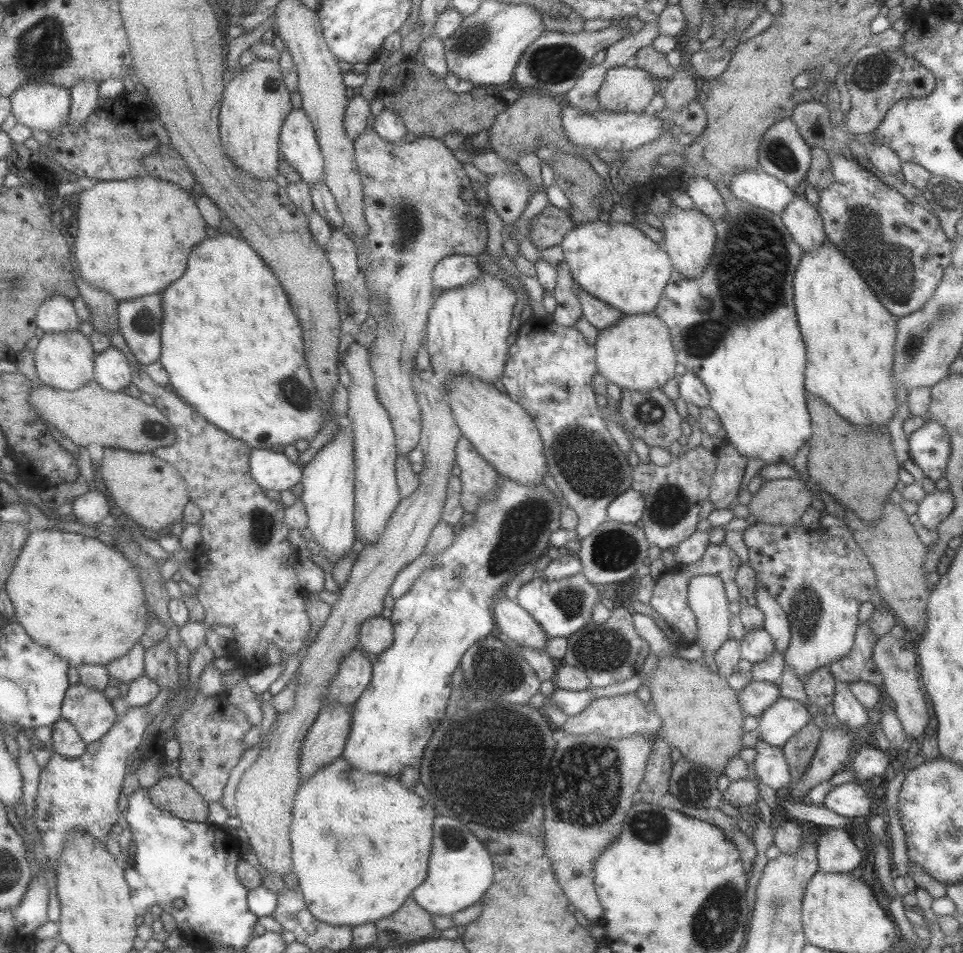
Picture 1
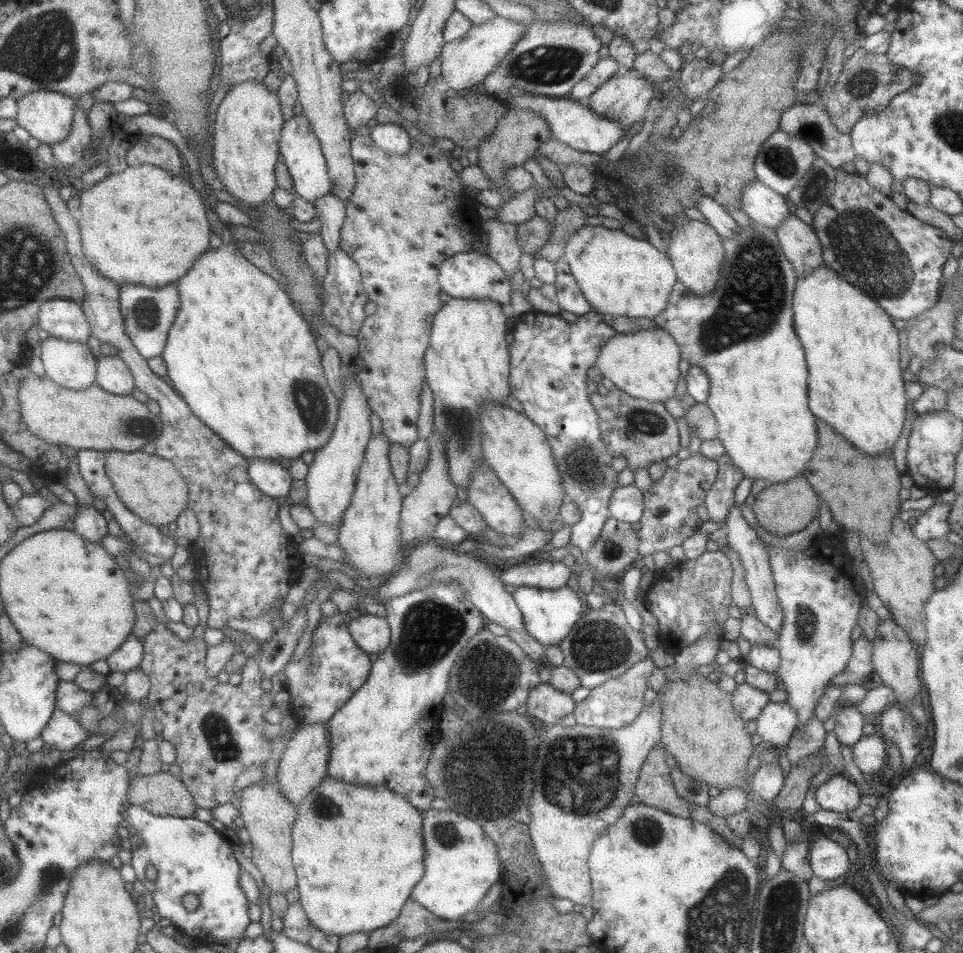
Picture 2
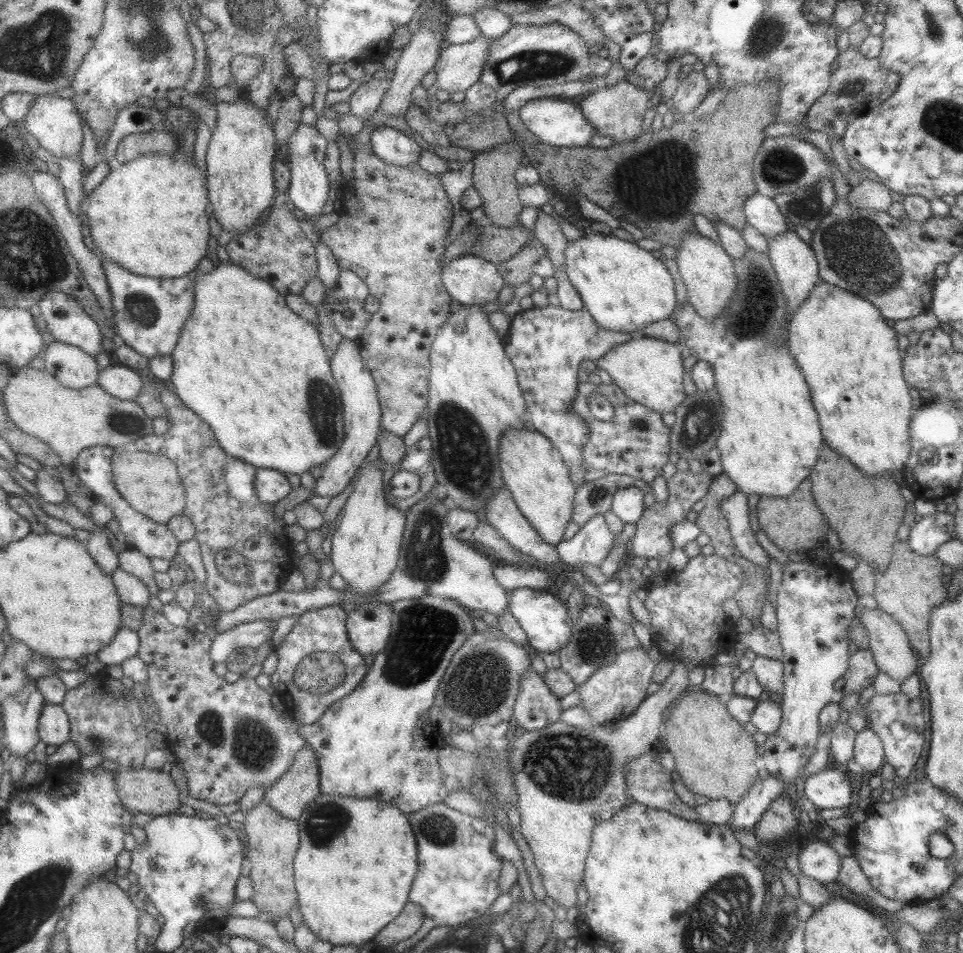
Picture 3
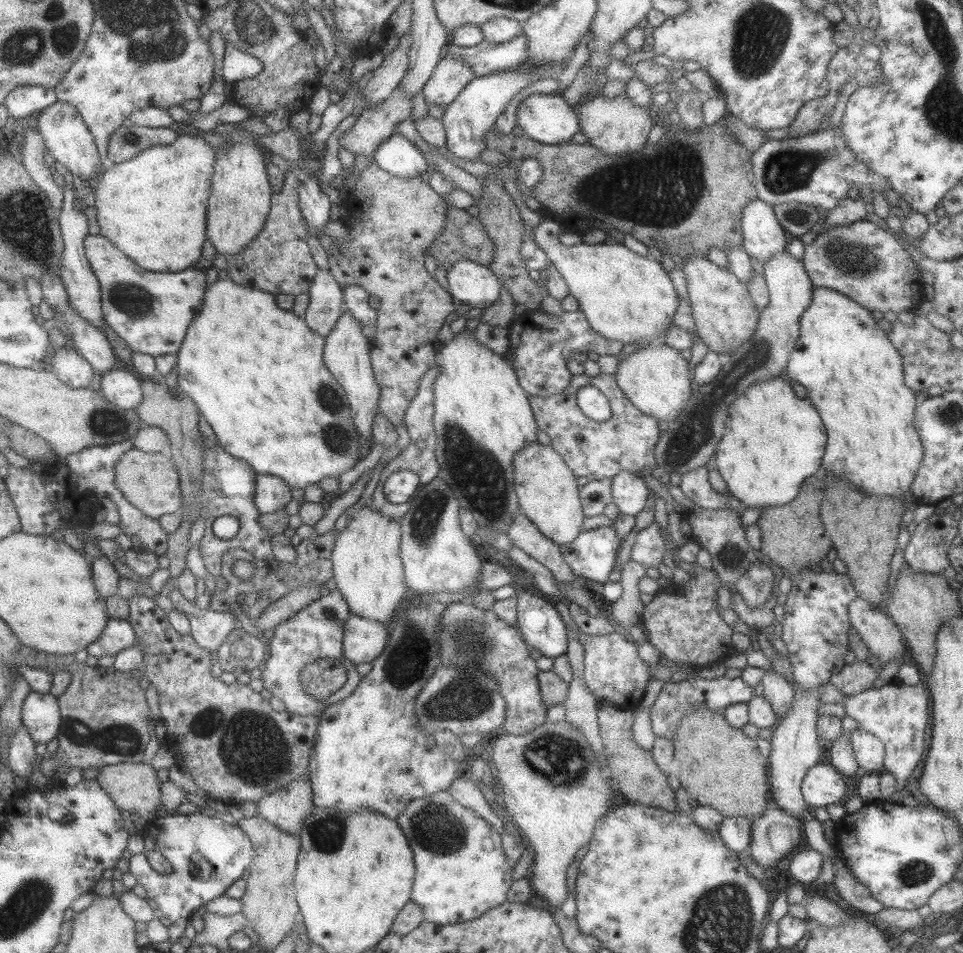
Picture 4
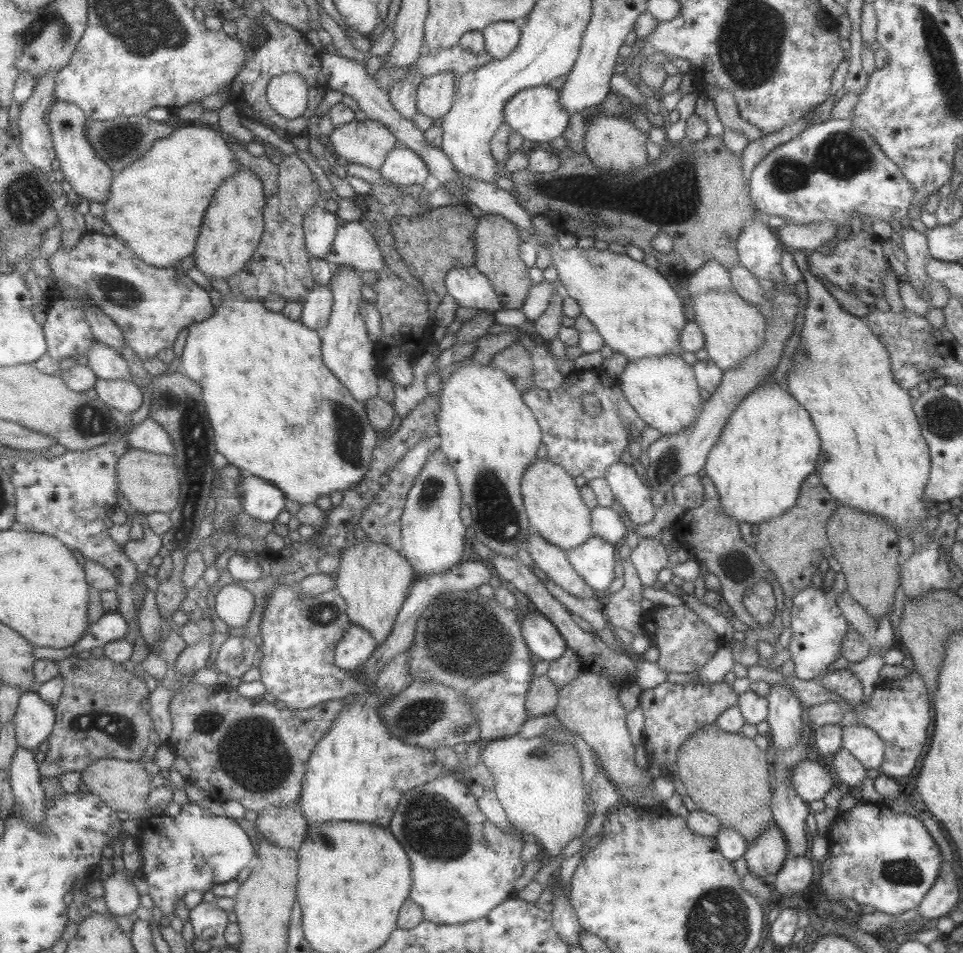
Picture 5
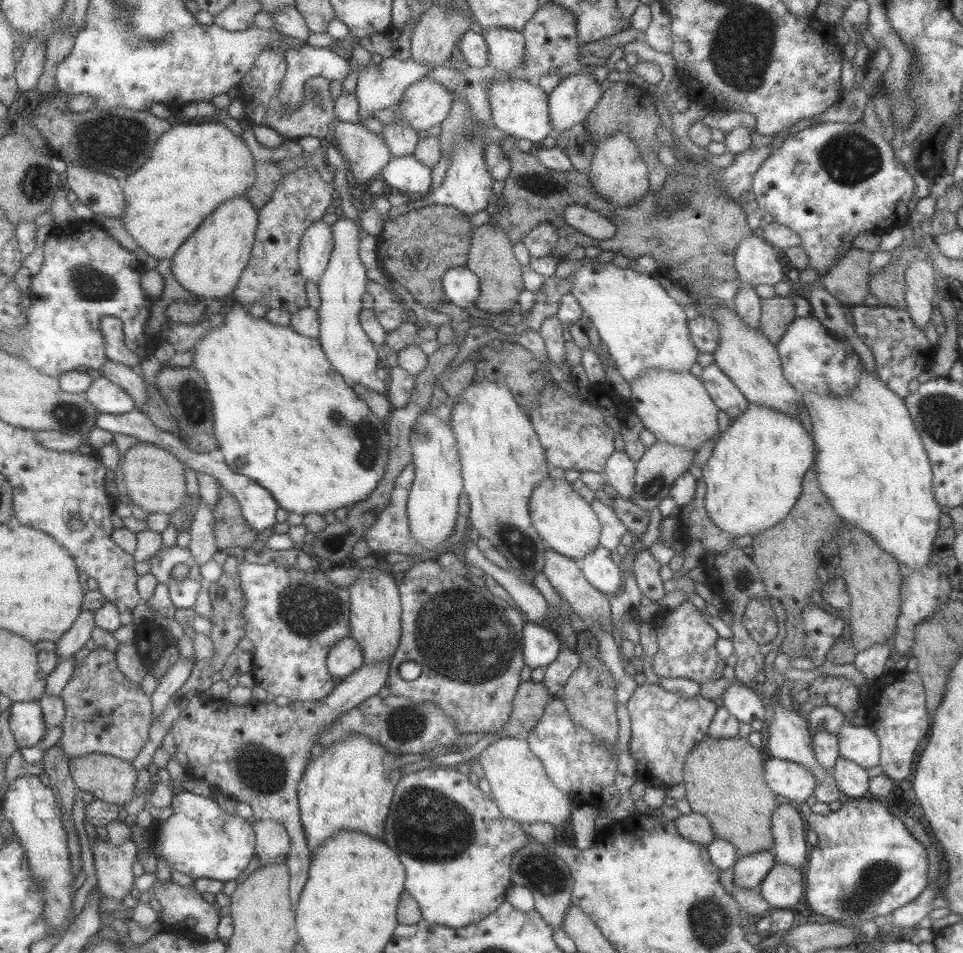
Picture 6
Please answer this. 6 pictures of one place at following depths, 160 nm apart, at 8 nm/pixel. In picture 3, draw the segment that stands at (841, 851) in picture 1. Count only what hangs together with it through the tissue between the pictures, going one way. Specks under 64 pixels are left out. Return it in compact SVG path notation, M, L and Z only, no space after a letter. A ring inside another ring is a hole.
M809 842L797 855L799 870L805 877L821 884L835 881L841 868L840 857L829 845Z

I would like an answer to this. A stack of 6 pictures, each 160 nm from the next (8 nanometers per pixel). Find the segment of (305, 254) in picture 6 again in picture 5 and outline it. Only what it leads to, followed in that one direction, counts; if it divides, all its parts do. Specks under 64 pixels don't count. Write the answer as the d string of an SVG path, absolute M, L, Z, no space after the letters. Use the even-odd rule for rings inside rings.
M316 204L305 213L302 220L304 245L309 256L324 258L330 249L337 226L335 215L325 211L322 204Z

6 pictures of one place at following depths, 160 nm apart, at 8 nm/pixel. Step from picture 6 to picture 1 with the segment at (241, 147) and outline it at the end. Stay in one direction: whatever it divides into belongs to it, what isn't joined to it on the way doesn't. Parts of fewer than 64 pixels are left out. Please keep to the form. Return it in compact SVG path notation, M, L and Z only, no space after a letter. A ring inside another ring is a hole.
M144 173L123 180L95 180L77 196L77 206L73 206L73 209L77 214L78 227L69 231L73 264L83 280L107 291L117 302L148 294L161 294L166 286L183 274L191 249L207 237L206 223L195 205L195 197L191 198L190 192L168 180Z

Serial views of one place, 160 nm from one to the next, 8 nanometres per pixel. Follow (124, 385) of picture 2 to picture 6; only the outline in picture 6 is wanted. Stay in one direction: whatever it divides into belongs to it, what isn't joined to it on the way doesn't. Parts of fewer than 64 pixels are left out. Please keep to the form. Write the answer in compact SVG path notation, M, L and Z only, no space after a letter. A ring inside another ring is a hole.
M93 375L91 385L83 396L98 412L107 414L123 414L135 406L131 396L103 375Z

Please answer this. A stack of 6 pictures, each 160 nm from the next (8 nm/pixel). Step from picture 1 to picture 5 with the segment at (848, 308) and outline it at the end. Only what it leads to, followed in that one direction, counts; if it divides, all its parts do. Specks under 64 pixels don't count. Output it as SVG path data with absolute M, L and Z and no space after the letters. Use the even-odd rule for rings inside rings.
M793 250L792 257L798 270L802 274L802 278L805 282L807 296L807 304L804 311L804 322L801 328L800 341L791 357L791 367L788 370L786 384L788 394L795 399L795 401L809 413L813 426L815 426L818 437L819 437L819 454L817 454L817 462L815 462L814 474L820 479L821 484L827 489L827 492L836 500L838 504L854 508L859 512L865 514L872 514L872 516L880 516L884 518L900 535L908 535L908 532L912 528L918 528L918 526L924 526L924 520L927 518L927 509L925 508L924 498L924 486L929 479L930 470L930 458L928 454L928 446L924 441L921 429L919 428L918 420L916 419L915 413L912 410L913 401L909 397L908 390L901 389L899 385L893 380L891 375L891 361L889 361L889 353L885 351L885 346L881 342L877 341L877 337L874 336L869 327L865 325L862 318L851 315L847 311L841 309L837 301L829 292L821 285L808 271L807 260L804 257L804 251Z

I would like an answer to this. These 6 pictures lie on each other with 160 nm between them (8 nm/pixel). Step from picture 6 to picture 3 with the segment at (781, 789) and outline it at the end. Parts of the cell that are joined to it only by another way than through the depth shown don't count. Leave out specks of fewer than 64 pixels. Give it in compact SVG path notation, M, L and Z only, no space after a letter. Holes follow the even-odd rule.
M838 769L819 770L805 778L803 794L816 810L847 807L851 802L848 776Z

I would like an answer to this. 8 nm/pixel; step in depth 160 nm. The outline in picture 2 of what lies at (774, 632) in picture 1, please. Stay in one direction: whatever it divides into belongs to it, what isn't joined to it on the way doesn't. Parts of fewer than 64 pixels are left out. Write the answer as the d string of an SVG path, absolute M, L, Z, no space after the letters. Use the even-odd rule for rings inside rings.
M733 505L728 510L724 524L725 528L727 528L724 543L727 544L733 552L738 554L744 566L744 579L750 592L751 608L755 611L755 618L758 618L767 628L777 632L782 623L782 609L779 607L778 598L774 591L772 570L769 564L766 545L755 535L755 529L747 525L747 522L741 515L739 505Z

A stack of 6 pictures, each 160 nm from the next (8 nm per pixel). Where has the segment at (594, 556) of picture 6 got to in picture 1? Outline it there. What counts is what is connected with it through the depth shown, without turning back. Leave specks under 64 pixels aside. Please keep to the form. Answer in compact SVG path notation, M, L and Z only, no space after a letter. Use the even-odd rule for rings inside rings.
M533 314L521 323L515 336L515 342L508 346L507 359L499 379L507 397L523 408L539 431L547 470L560 489L566 506L577 515L574 532L580 541L608 519L607 506L630 487L633 474L627 454L620 451L611 439L605 429L601 410L595 403L595 394L591 388L591 377L596 373L594 344L587 344L585 336L575 326L557 326L551 318Z

